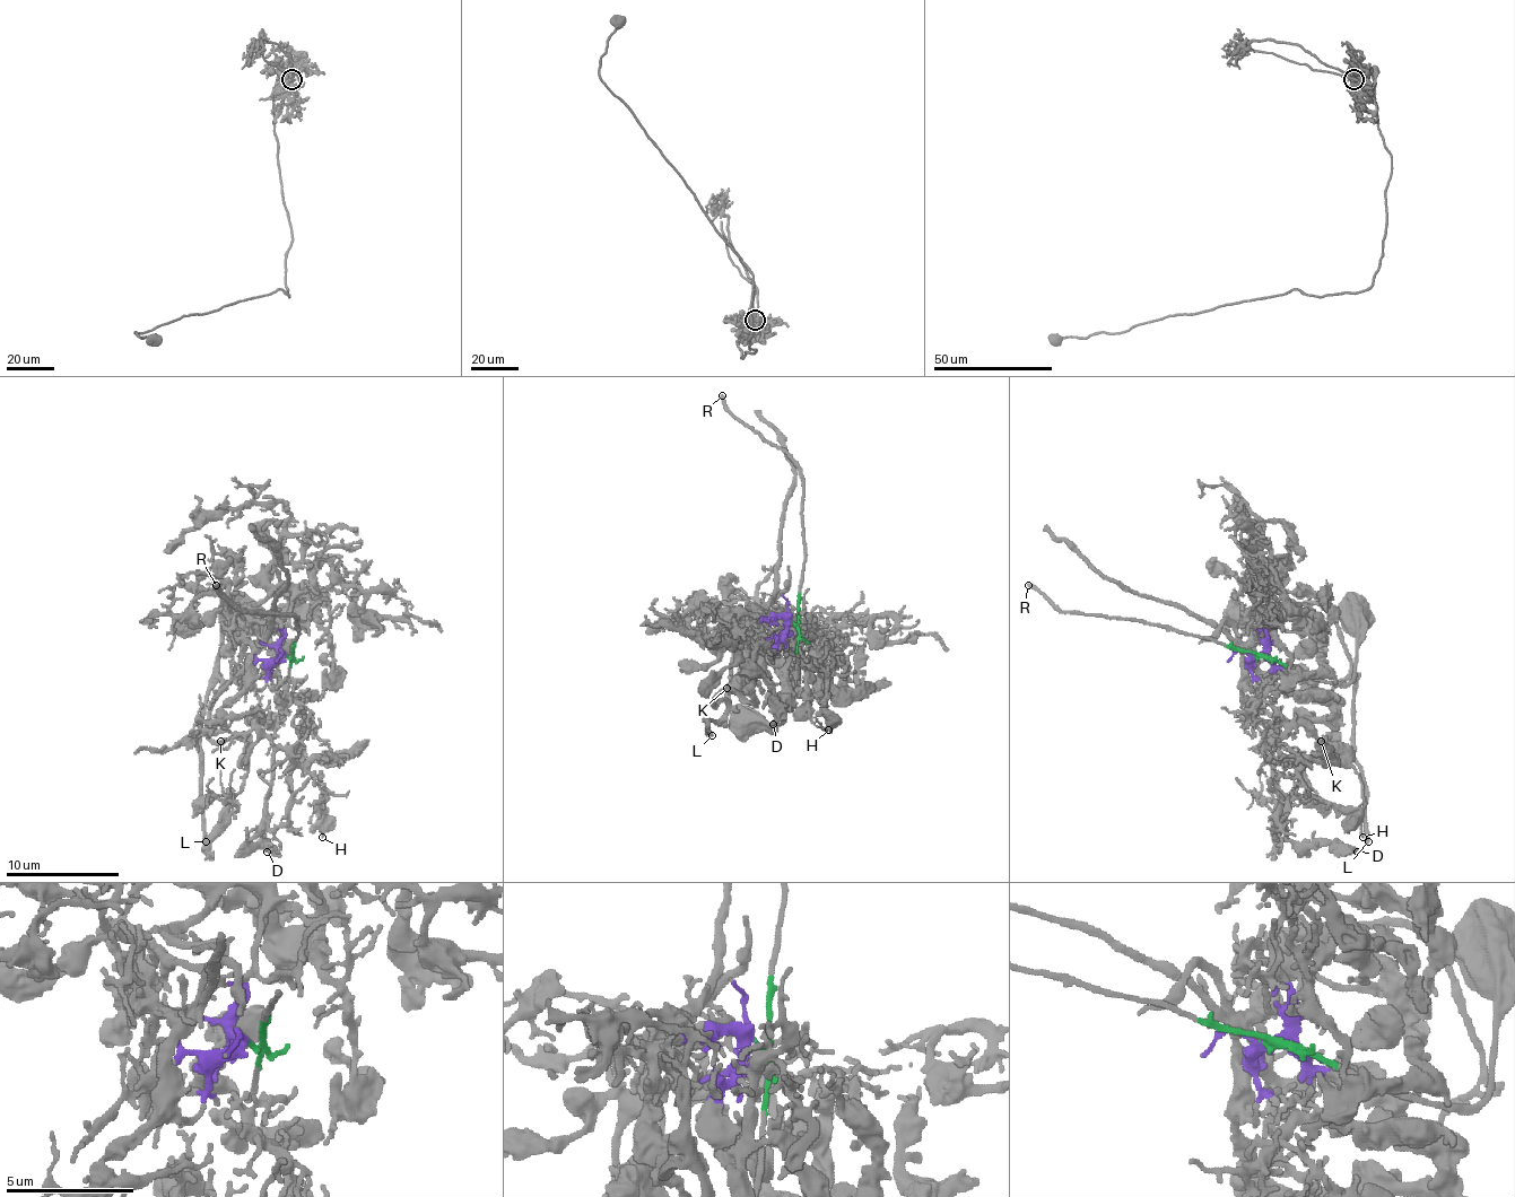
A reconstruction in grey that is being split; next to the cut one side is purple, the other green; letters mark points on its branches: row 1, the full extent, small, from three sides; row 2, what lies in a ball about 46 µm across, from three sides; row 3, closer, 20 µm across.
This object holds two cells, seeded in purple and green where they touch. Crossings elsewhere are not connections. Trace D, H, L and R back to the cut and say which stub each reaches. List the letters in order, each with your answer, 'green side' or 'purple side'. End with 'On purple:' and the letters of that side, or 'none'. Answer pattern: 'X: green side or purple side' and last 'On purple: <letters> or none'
D: purple side
H: purple side
L: purple side
R: green side
On purple: D, H, L

